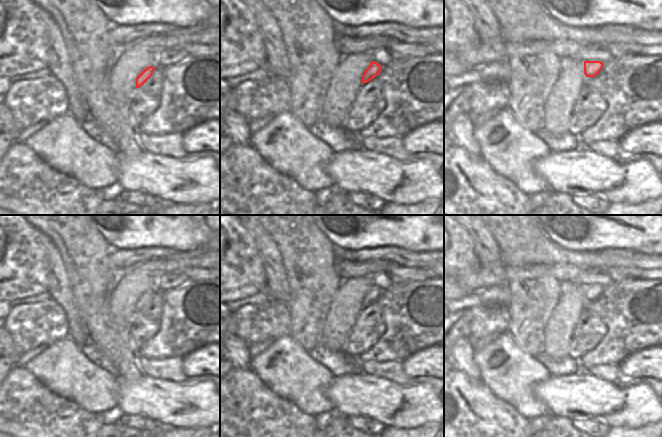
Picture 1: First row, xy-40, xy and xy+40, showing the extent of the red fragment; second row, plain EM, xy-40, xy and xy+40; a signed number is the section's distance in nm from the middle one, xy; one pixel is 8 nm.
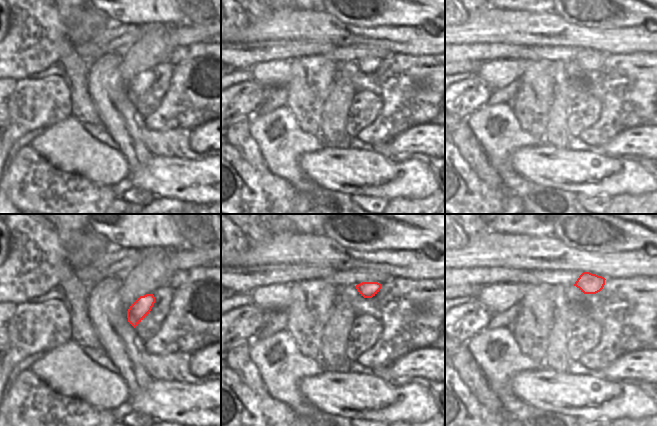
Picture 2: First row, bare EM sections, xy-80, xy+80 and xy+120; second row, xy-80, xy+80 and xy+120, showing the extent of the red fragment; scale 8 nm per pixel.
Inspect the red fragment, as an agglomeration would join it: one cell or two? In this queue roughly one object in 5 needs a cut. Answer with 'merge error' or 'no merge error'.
no merge error

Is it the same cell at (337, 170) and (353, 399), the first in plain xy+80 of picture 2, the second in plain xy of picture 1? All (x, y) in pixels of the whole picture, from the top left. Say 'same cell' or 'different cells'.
same cell

